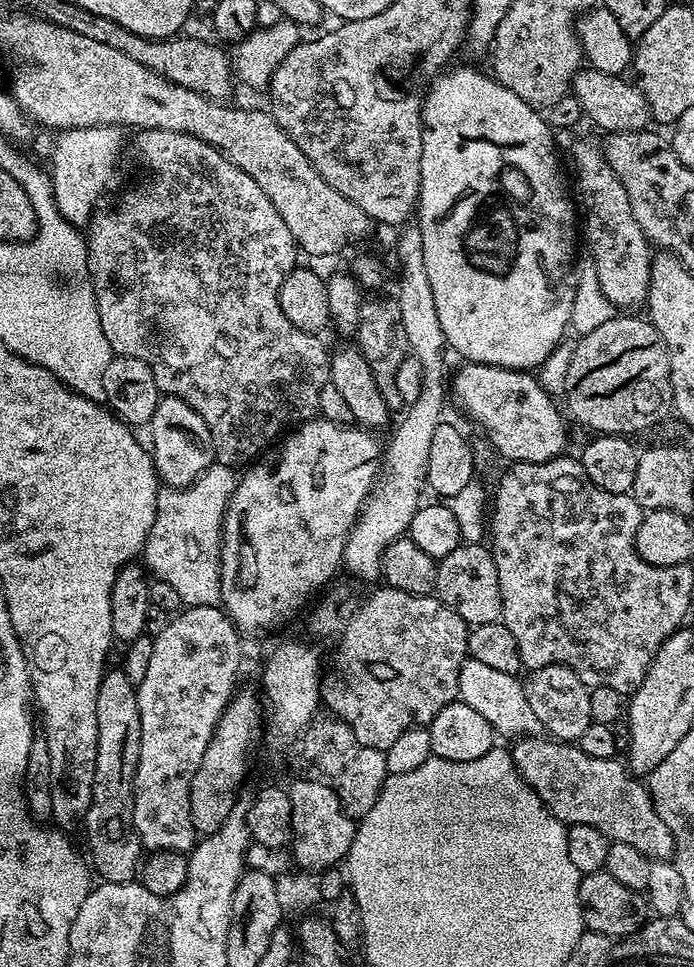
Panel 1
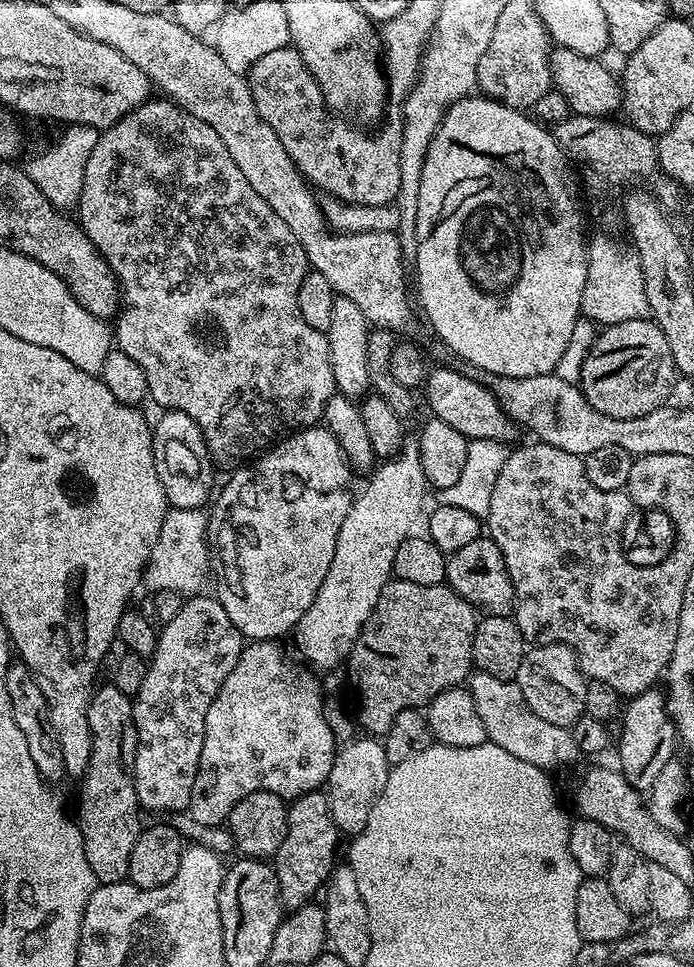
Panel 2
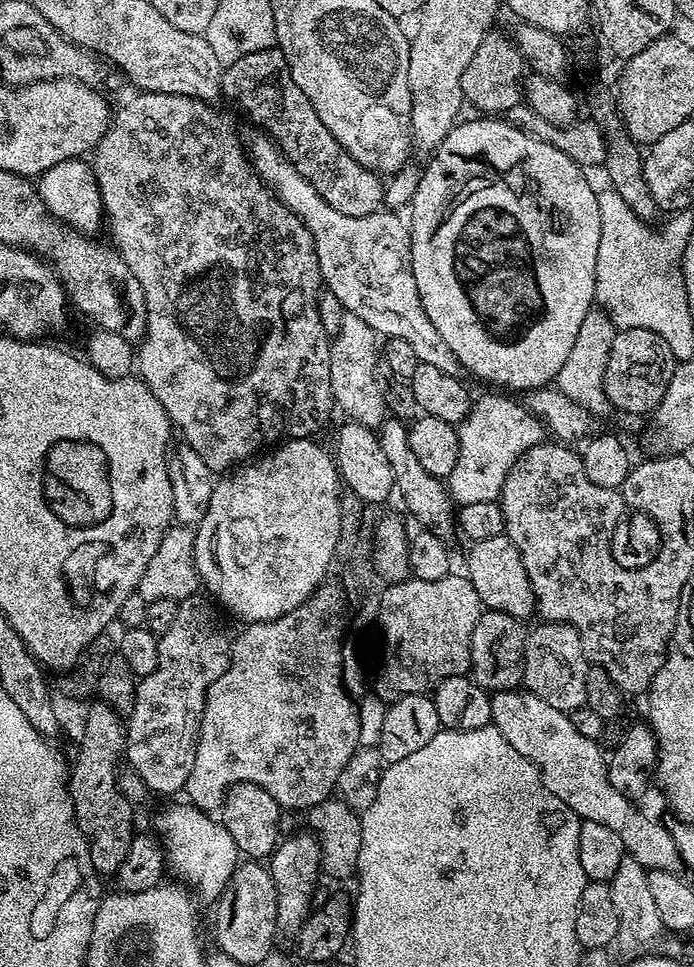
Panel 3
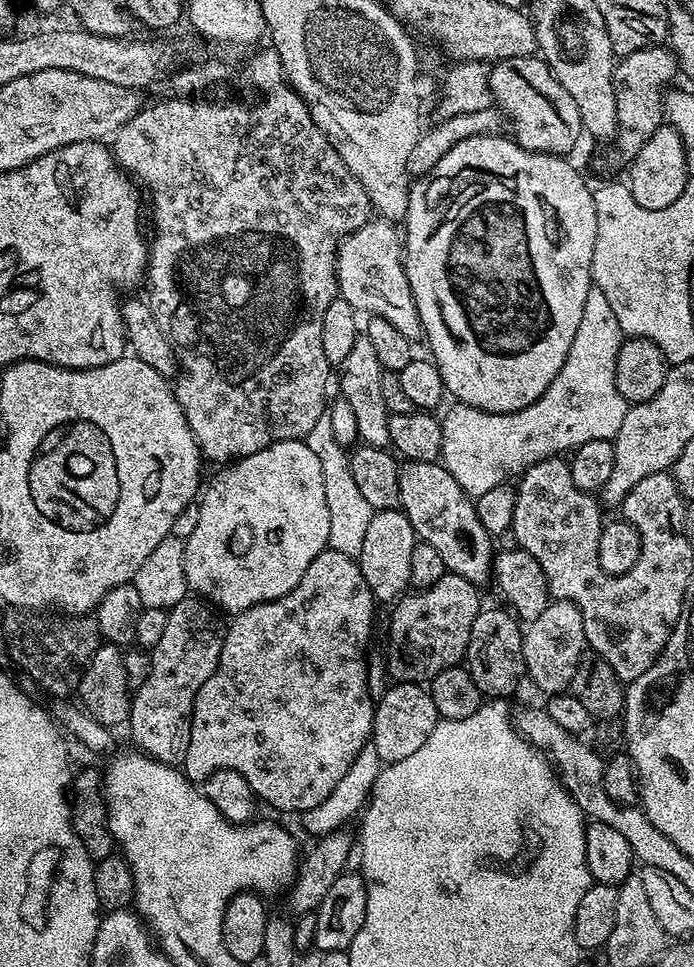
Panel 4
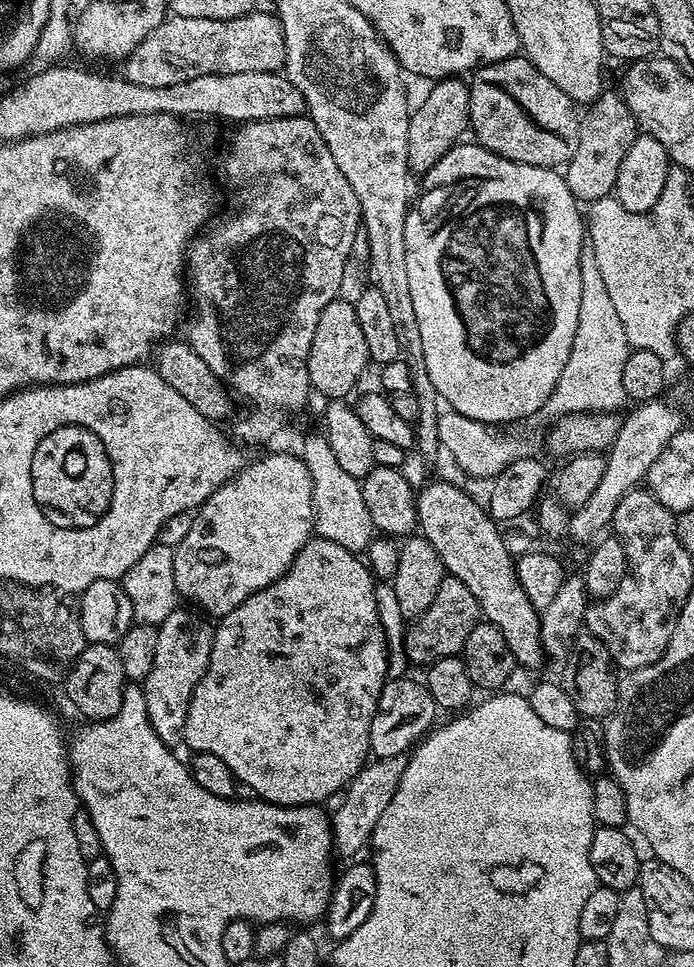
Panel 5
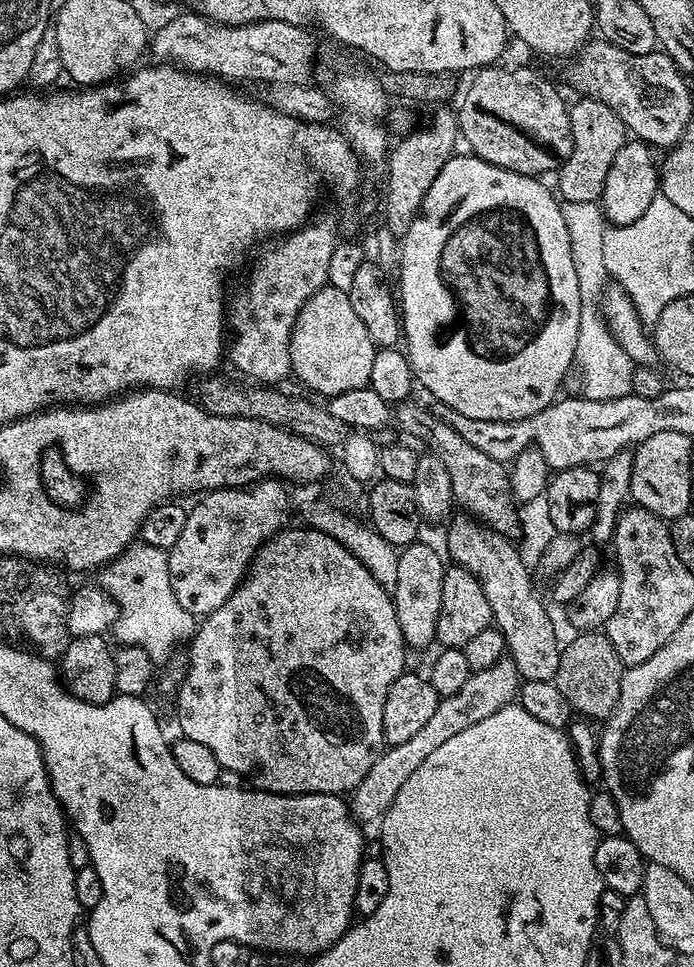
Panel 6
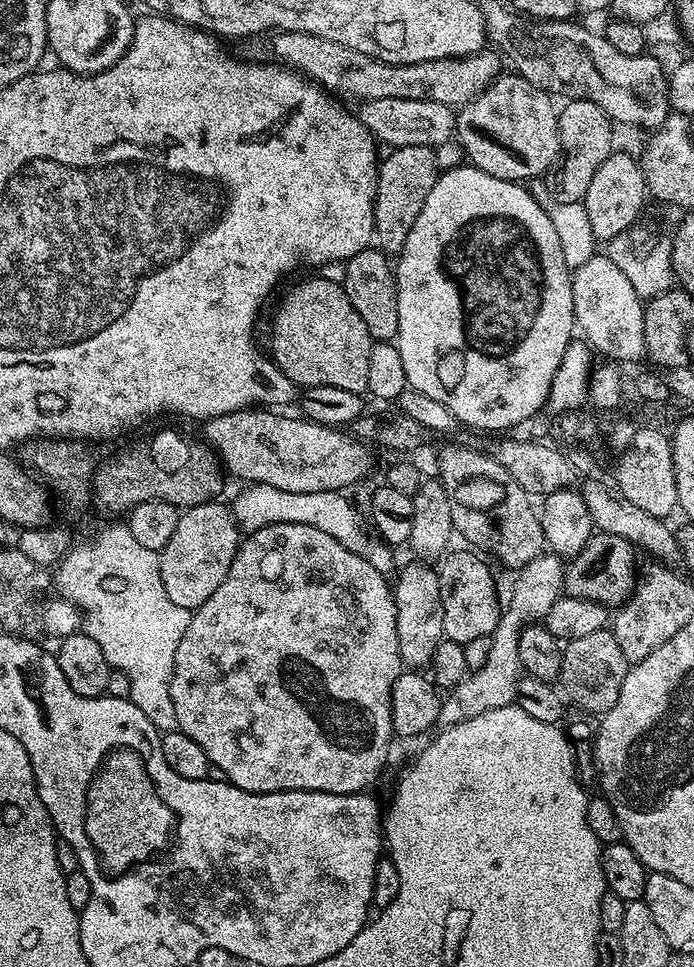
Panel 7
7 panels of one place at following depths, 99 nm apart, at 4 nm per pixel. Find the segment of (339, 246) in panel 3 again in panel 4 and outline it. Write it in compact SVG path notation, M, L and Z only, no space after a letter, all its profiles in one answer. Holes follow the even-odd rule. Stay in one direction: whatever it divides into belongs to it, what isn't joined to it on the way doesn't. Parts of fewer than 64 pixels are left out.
M373 218L365 222L354 234L340 241L340 250L336 253L336 287L339 299L350 302L357 313L381 316L402 330L406 338L413 342L422 336L418 306L410 290L408 275L404 269L405 249L402 236L393 221Z

